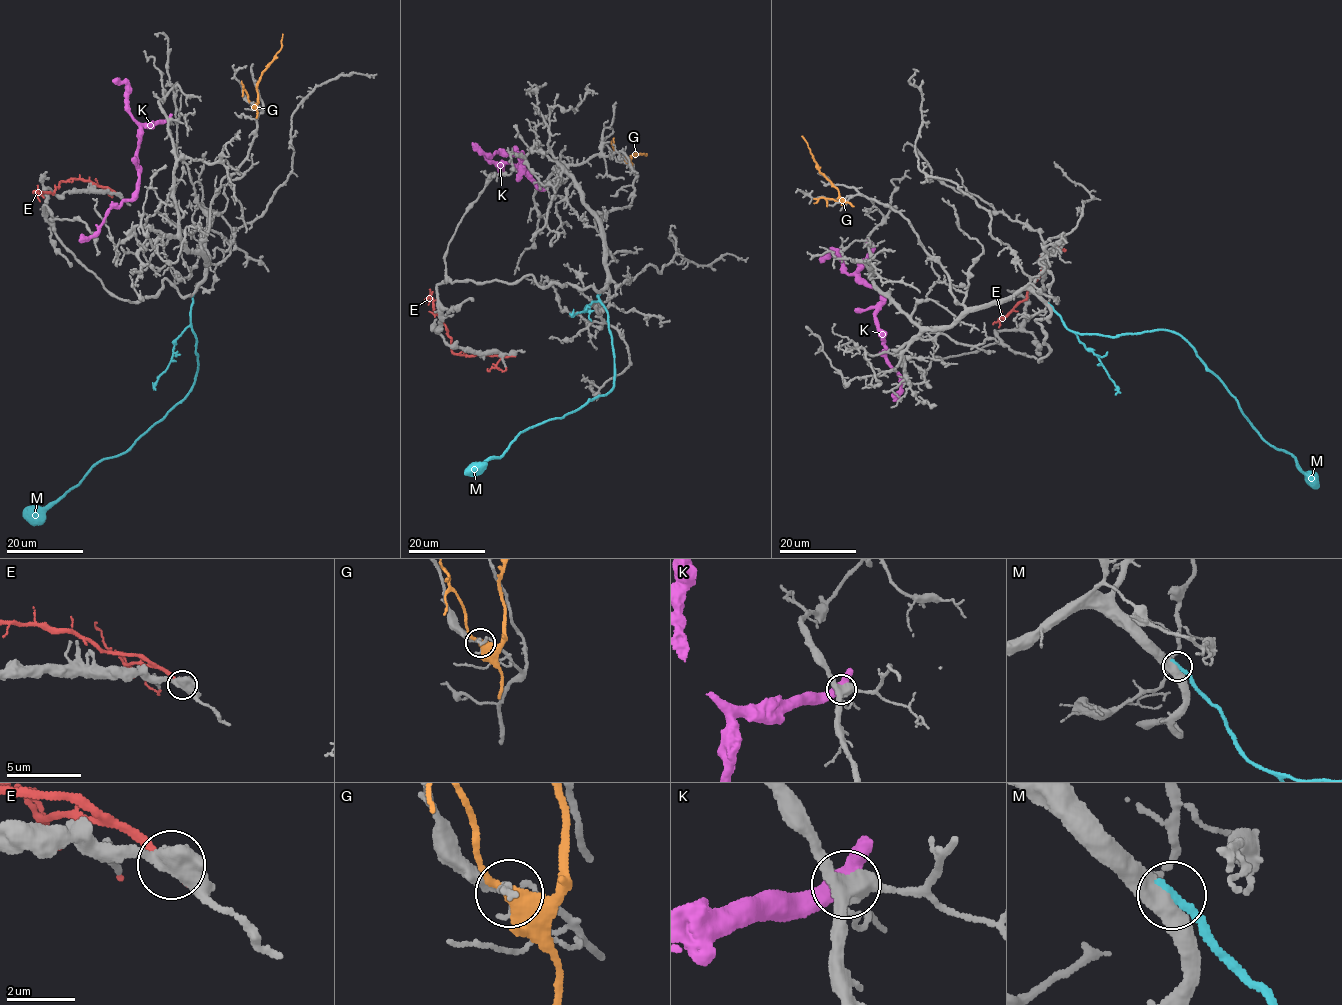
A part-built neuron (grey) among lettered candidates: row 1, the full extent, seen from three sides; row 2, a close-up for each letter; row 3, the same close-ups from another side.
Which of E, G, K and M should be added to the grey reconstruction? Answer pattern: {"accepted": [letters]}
{"accepted": ["M"]}

